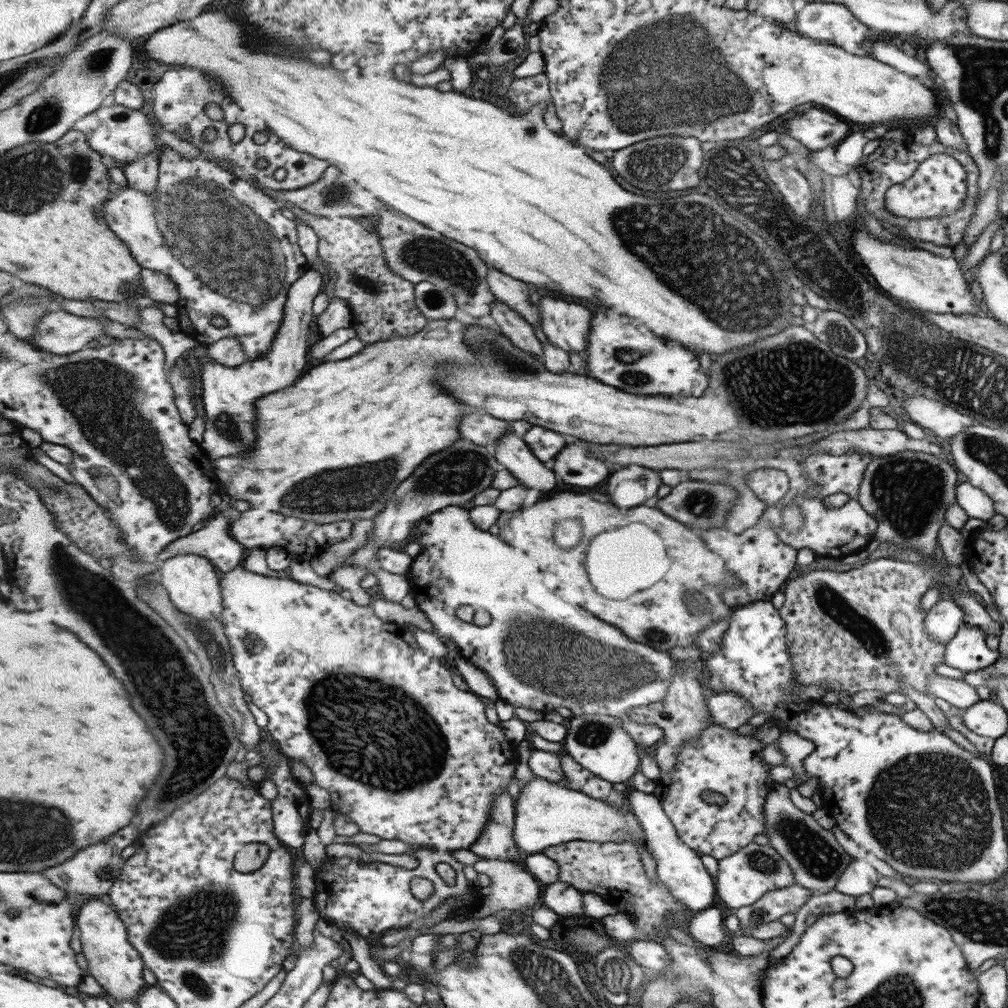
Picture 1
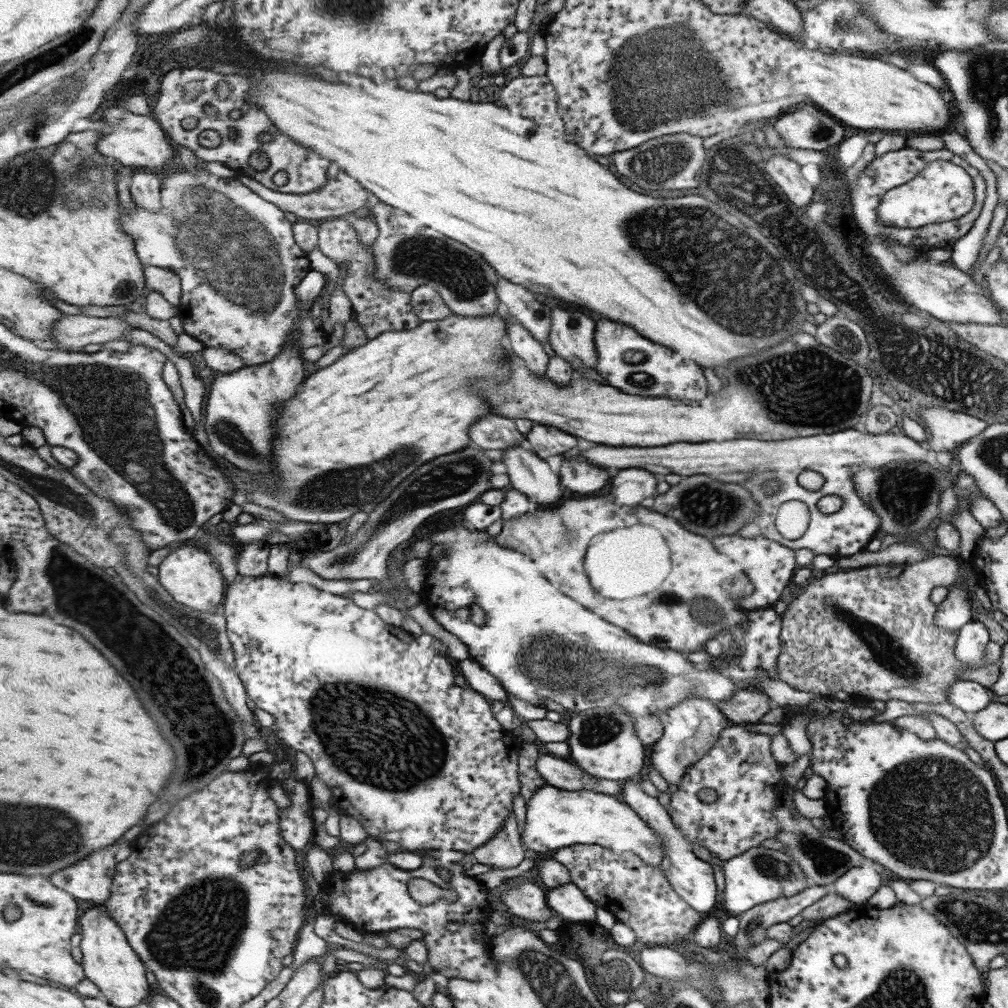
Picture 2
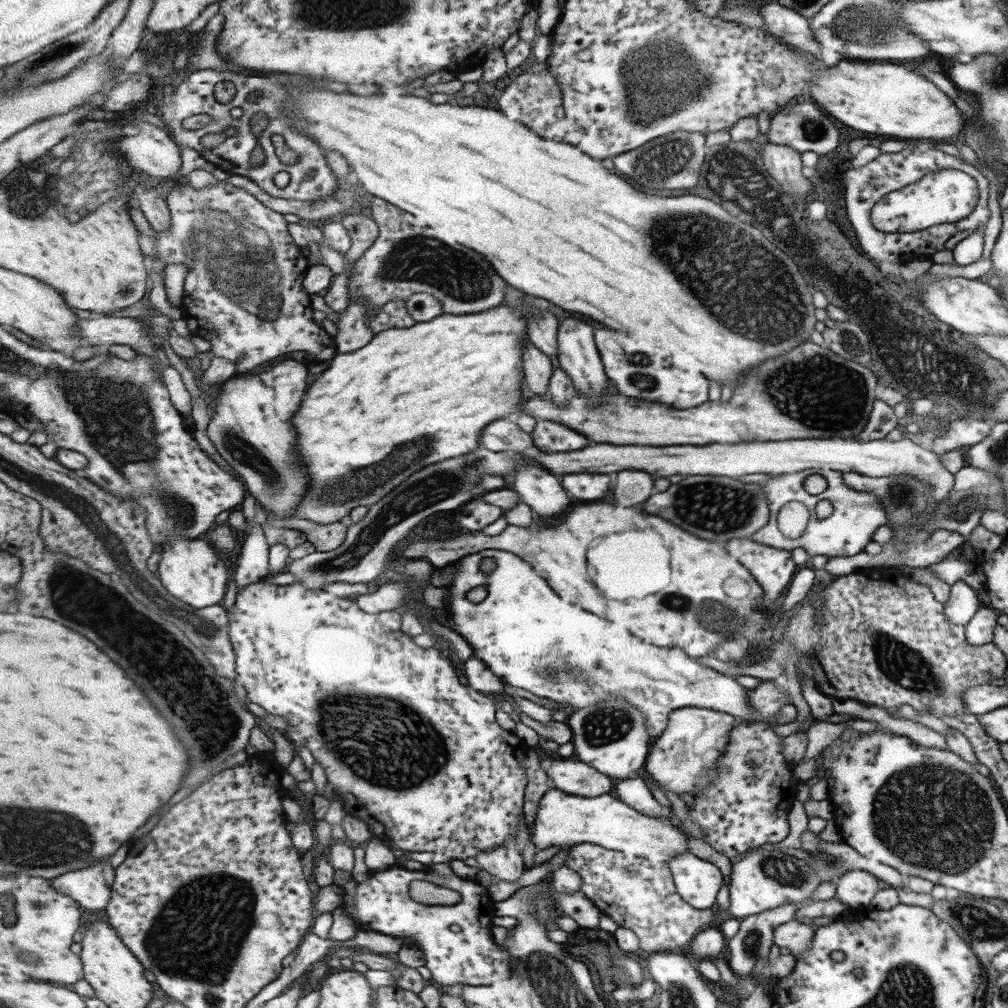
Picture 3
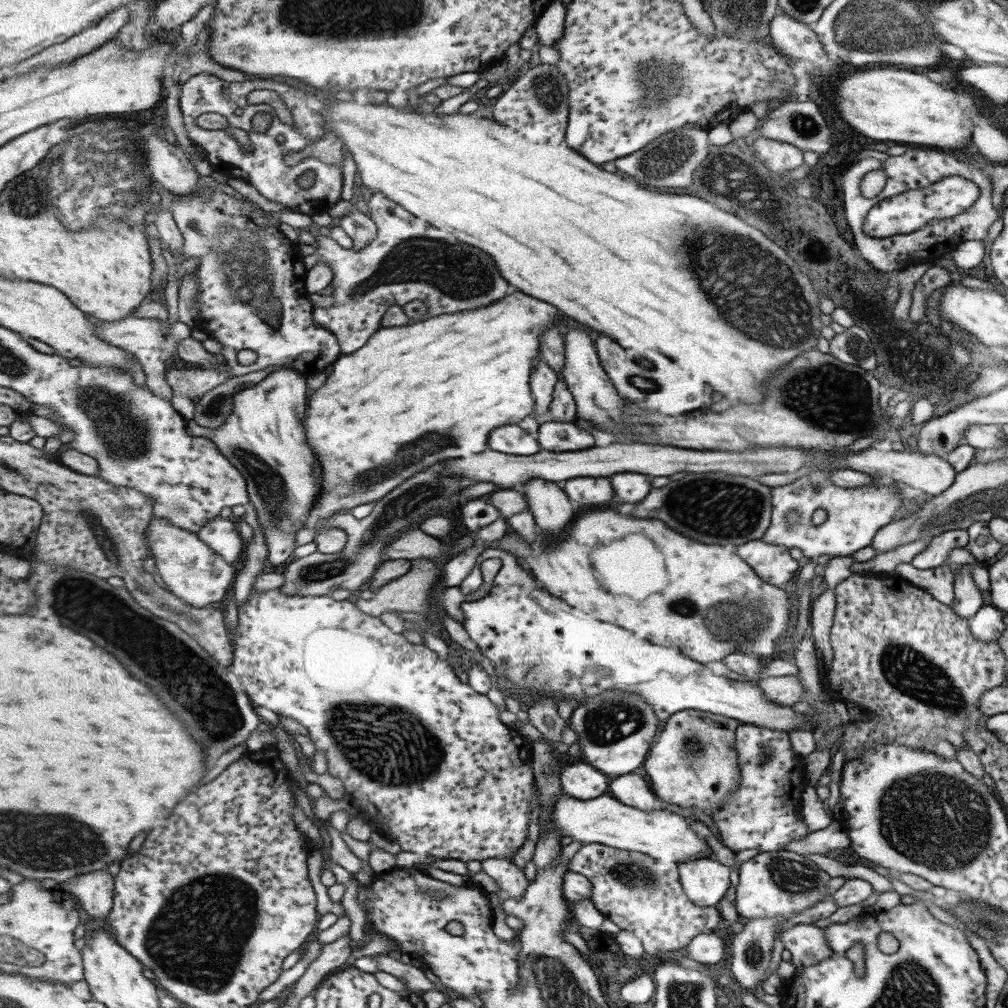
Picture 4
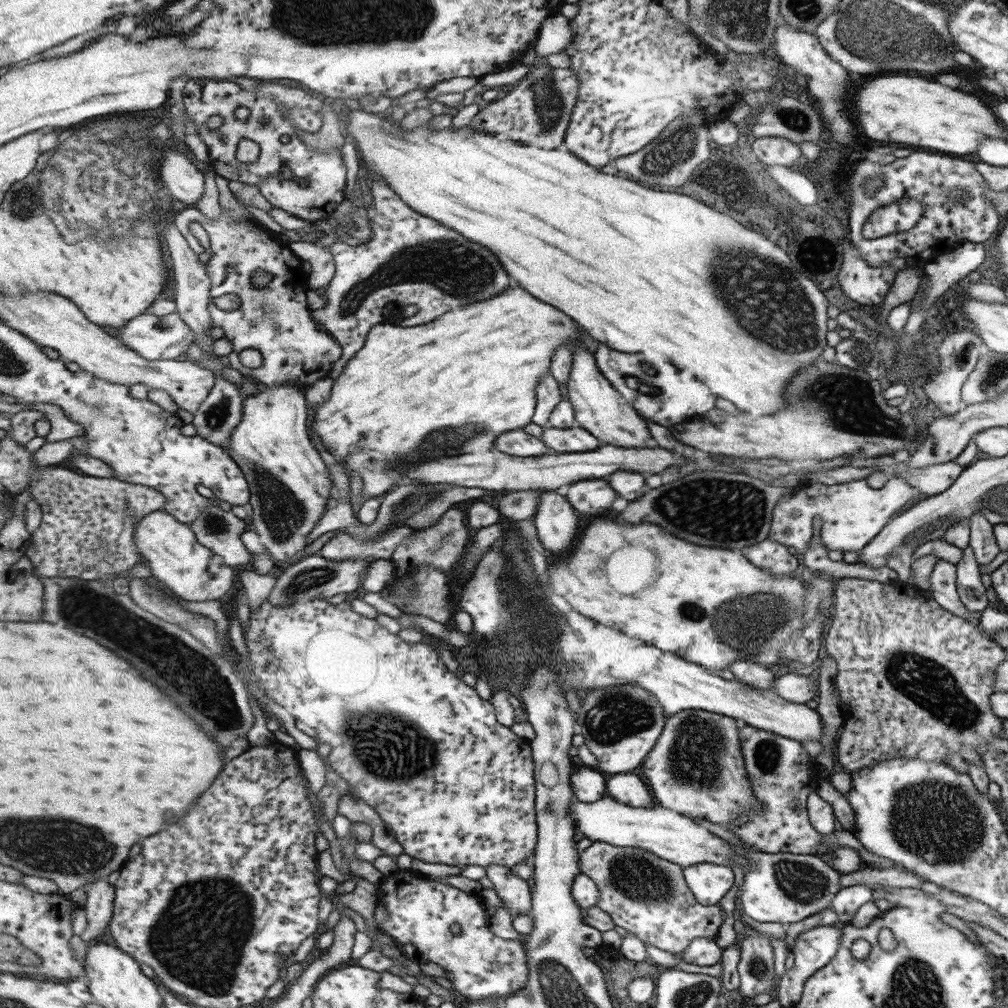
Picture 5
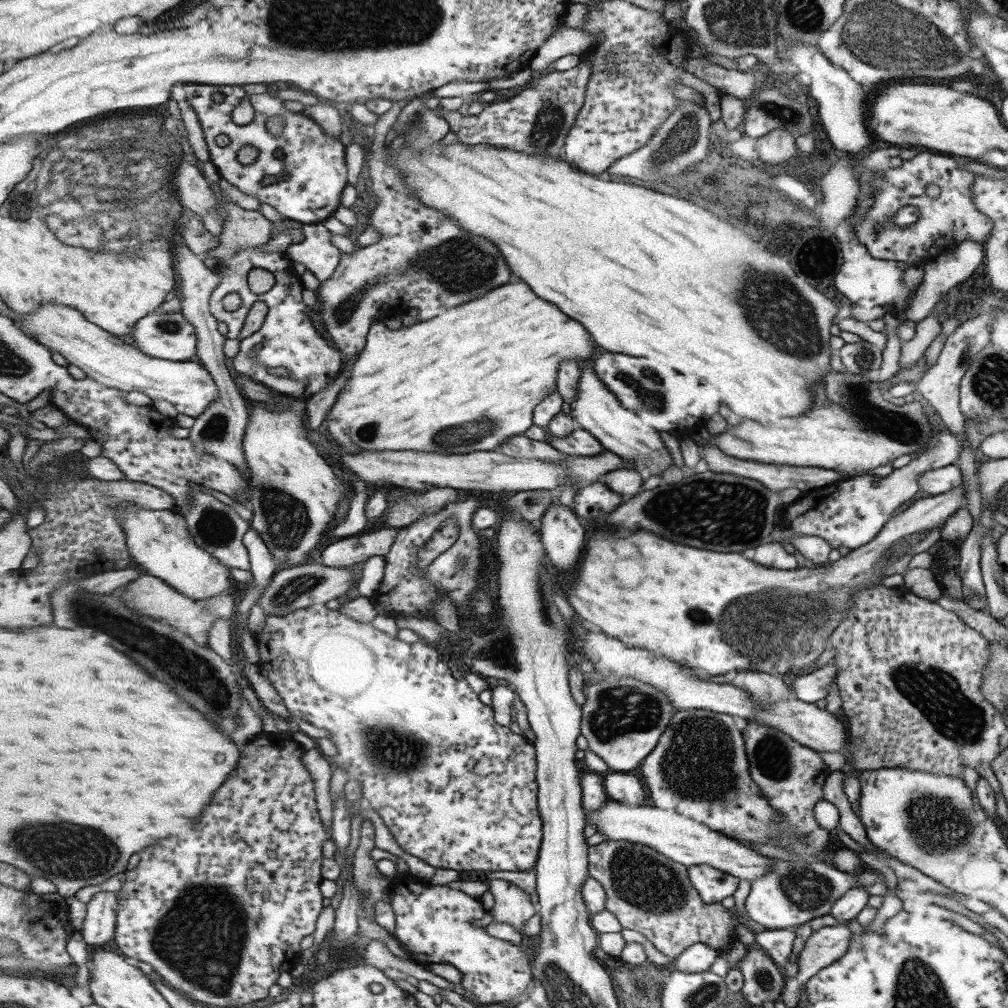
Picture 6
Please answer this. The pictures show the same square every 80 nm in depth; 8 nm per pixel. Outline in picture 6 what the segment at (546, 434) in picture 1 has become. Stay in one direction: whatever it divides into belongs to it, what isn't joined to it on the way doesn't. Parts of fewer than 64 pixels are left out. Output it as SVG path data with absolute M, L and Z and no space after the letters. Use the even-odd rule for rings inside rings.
M584 429L577 430L565 438L546 435L545 441L551 443L557 450L571 456L595 456L595 454L601 454L605 450L601 446L601 442Z

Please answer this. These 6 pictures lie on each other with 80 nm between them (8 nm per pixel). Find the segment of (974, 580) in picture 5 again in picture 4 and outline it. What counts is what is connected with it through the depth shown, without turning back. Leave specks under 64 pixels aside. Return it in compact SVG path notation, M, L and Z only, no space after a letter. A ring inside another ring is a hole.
M964 565L954 577L953 600L950 608L959 618L968 620L983 604L980 591L981 589L974 584L970 577L968 565Z

